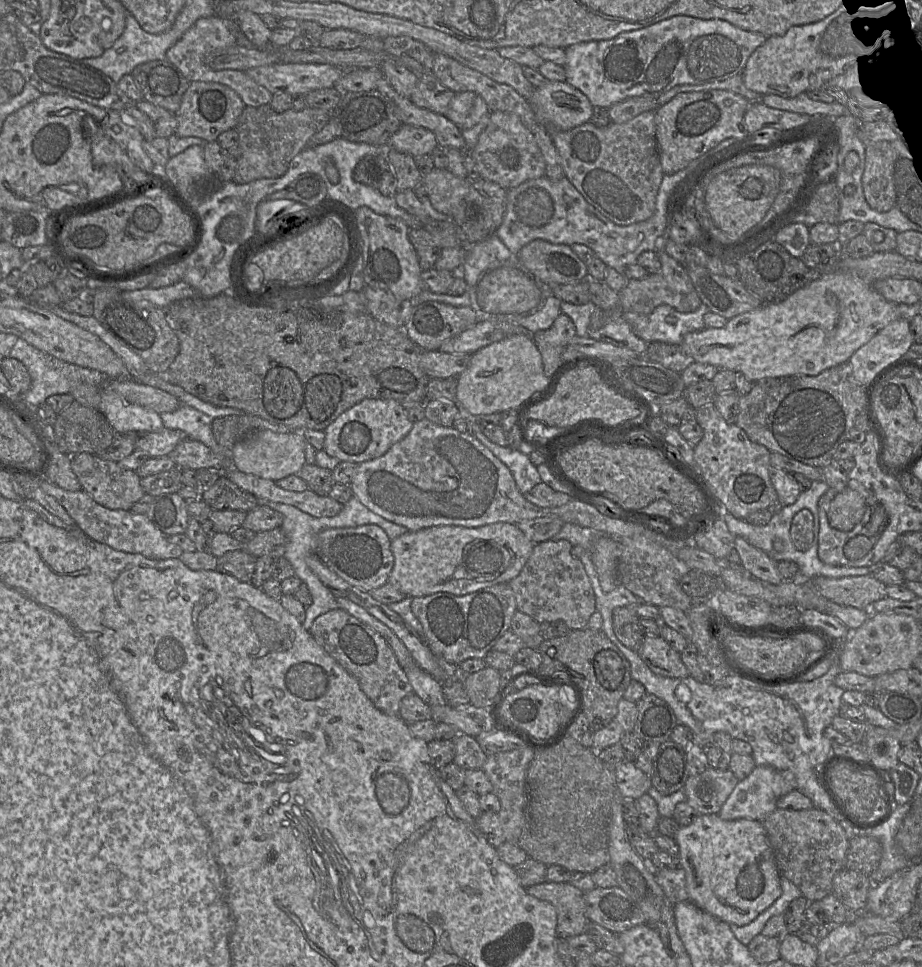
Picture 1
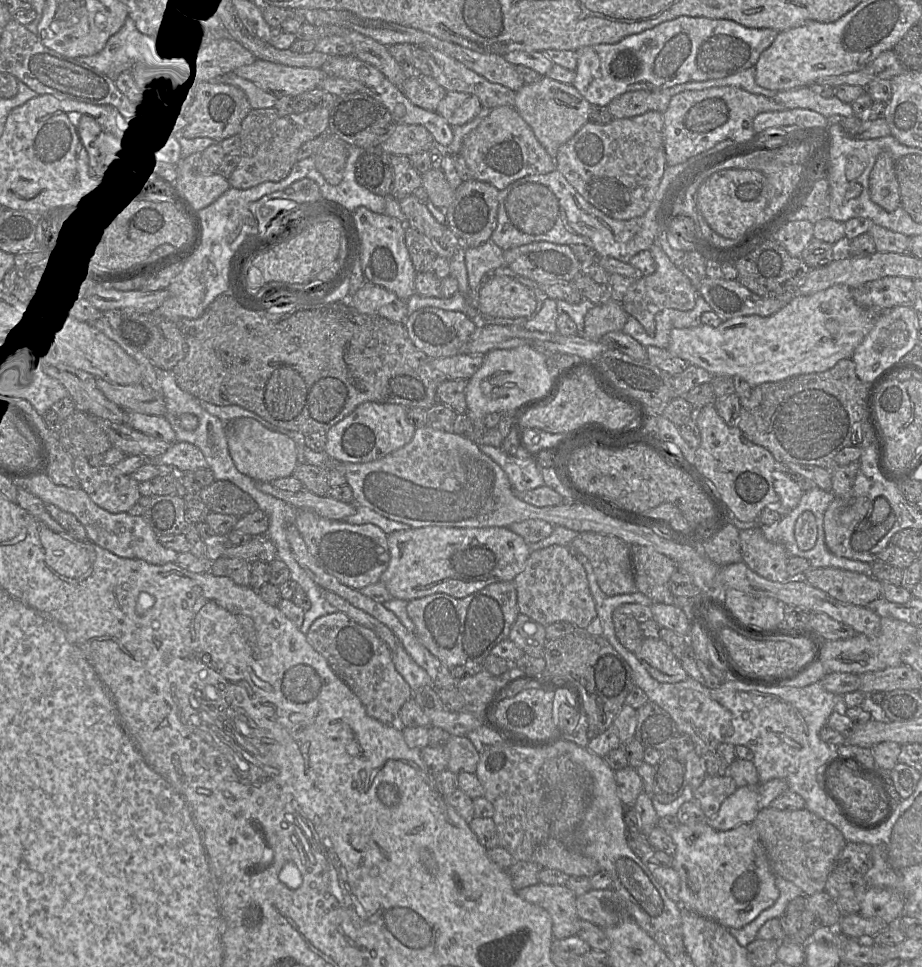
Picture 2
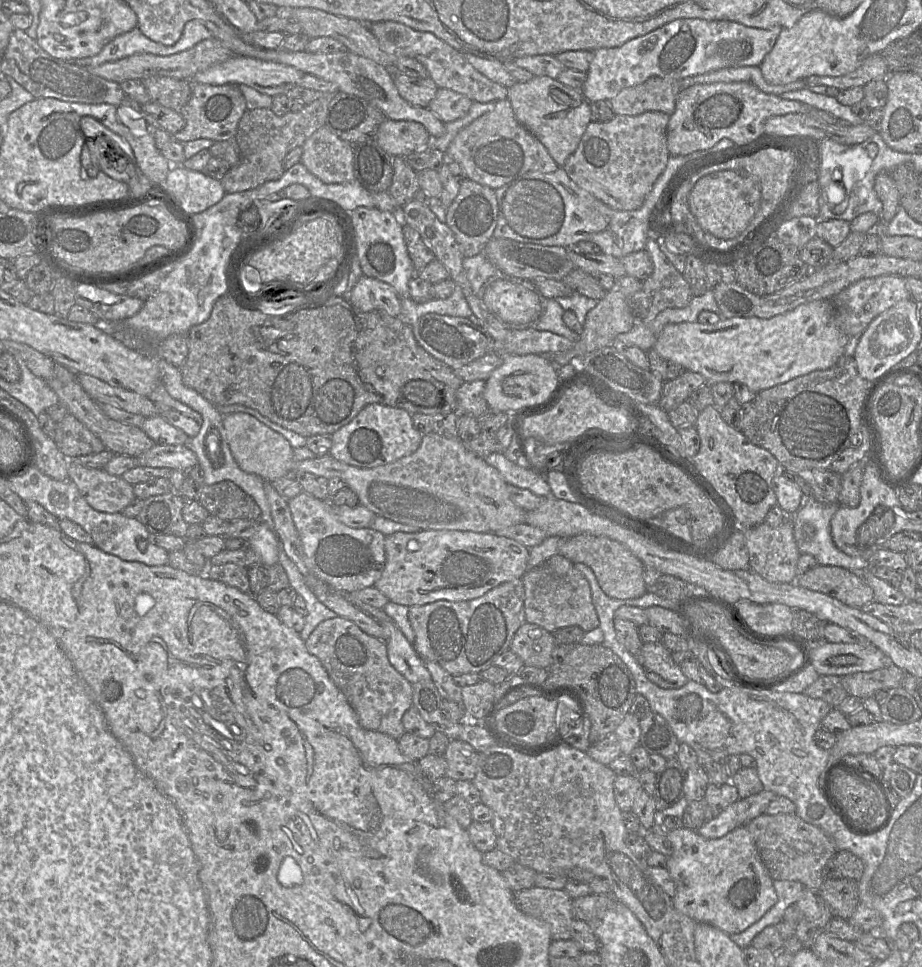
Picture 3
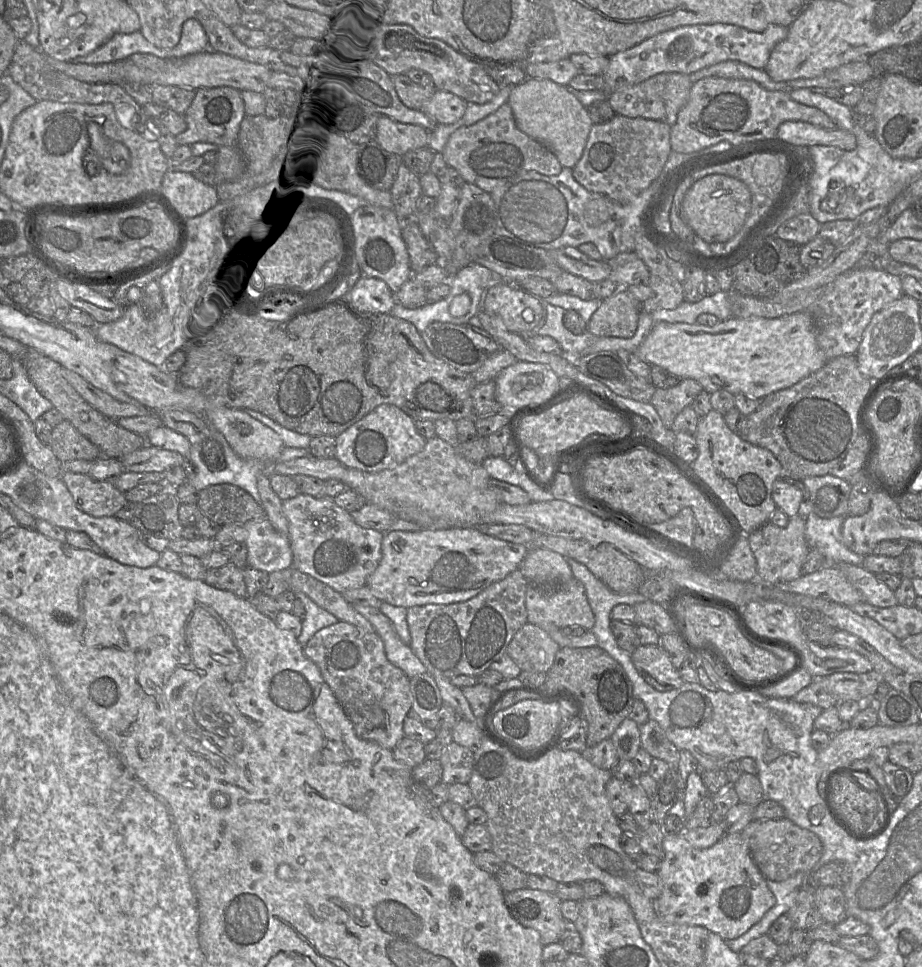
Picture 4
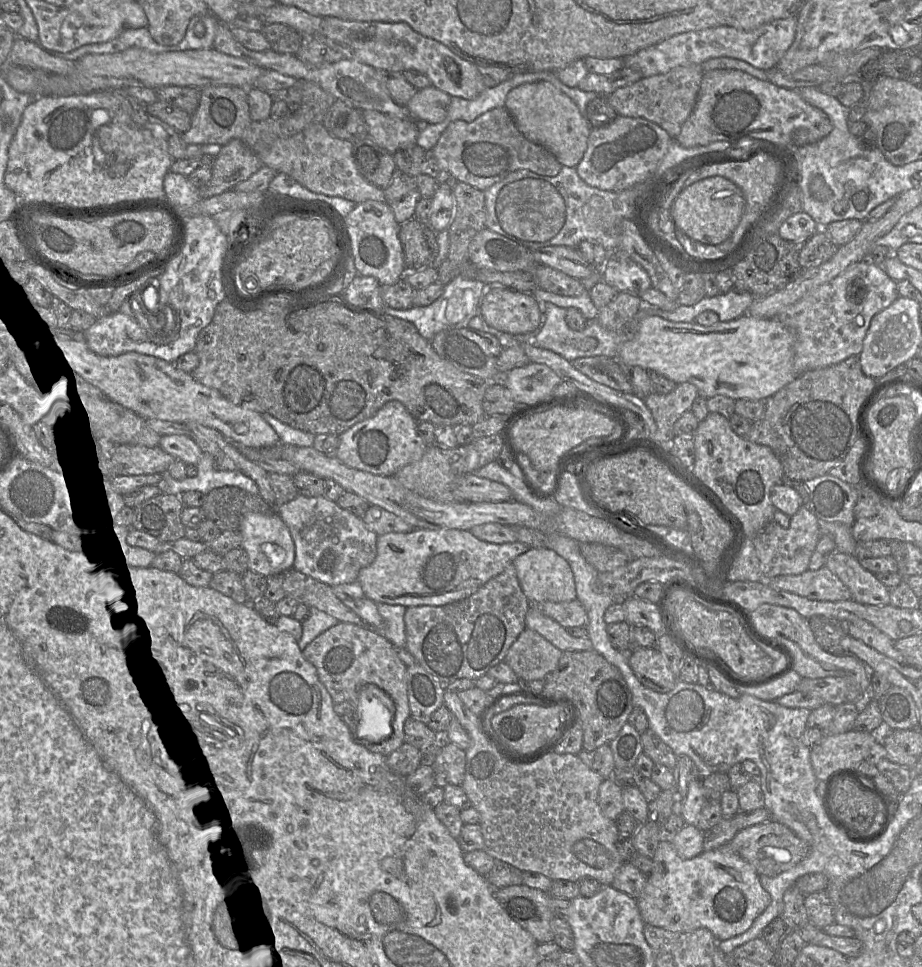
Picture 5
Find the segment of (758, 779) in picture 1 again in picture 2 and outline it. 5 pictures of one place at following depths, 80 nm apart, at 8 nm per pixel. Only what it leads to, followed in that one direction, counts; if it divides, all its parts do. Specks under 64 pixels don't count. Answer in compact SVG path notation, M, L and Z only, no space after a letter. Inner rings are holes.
M742 786L726 798L718 813L709 819L717 831L731 830L741 824L752 823L758 812L758 786Z

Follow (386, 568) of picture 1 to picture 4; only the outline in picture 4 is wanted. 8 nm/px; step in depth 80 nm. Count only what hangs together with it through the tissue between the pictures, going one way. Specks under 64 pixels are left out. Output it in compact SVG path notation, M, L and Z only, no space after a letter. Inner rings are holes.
M300 493L293 498L284 500L282 510L289 525L292 568L316 578L339 593L366 585L368 577L380 563L384 533L359 526L349 512L337 506L333 499L327 497L315 498Z

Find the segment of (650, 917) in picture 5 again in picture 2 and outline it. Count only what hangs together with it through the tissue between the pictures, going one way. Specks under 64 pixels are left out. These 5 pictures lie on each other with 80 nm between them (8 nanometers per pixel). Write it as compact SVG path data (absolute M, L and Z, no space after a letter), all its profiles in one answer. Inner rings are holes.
M707 823L694 826L680 825L672 831L676 845L673 868L680 878L679 904L703 917L716 921L726 928L742 928L752 922L762 911L771 907L779 897L766 850L753 823L741 824L731 830L717 831Z

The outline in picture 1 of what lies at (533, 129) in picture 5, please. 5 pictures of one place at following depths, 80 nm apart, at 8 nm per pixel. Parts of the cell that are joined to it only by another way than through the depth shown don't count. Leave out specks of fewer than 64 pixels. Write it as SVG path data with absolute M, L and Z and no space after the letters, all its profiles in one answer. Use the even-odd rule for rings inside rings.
M546 81L534 89L529 103L549 130L567 131L590 121L593 105L566 81Z

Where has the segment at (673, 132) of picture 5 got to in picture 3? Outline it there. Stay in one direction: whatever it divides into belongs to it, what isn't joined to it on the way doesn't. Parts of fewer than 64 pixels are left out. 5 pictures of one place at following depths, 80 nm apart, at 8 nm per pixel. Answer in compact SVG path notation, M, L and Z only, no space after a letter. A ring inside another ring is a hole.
M651 77L644 83L622 89L609 100L615 115L634 116L644 112L663 112L671 116L681 92L679 80Z

